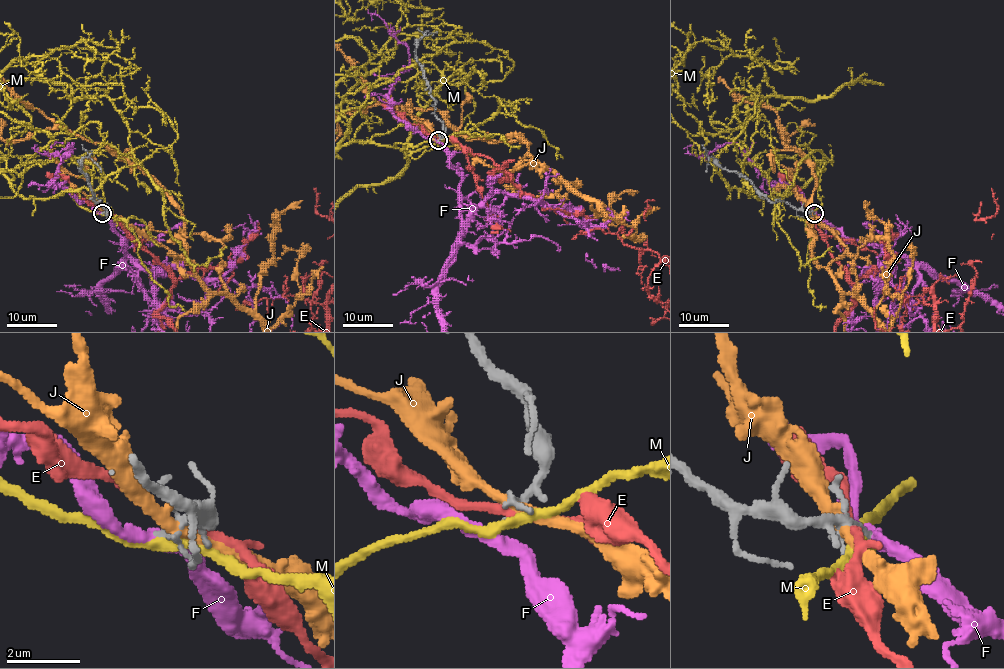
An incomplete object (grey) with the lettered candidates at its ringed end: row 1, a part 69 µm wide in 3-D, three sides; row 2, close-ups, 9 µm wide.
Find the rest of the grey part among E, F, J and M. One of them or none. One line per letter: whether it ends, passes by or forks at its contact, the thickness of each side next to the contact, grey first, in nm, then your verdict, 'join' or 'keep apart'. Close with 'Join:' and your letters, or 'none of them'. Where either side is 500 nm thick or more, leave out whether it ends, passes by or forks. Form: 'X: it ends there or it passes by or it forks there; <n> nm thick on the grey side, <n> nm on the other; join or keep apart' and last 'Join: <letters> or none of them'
E: it passes by; 190 nm thick on the grey side, 240 nm on the other; keep apart
F: it passes by; 130 nm thick on the grey side, 320 nm on the other; join
J: it passes by; 200 nm thick on the grey side, 320 nm on the other; keep apart
M: it passes by; 130 nm thick on the grey side, 260 nm on the other; keep apart
Join: F

